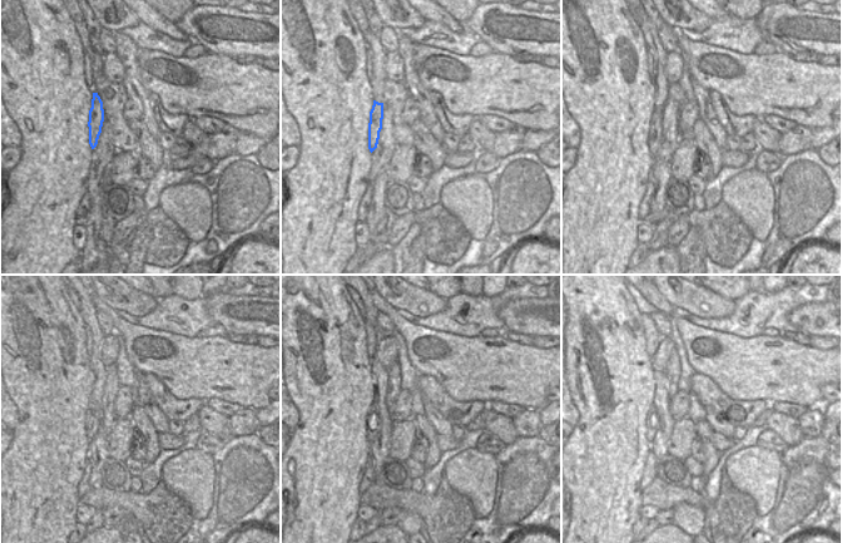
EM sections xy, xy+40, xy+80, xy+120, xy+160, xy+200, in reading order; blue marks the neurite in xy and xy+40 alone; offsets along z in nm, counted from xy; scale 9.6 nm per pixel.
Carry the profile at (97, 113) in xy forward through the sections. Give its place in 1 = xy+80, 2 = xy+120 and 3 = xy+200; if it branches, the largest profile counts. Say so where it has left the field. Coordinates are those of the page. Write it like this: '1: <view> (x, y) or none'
1: xy+80 (655, 127)
2: xy+120 (94, 413)
3: xy+200 (653, 421)

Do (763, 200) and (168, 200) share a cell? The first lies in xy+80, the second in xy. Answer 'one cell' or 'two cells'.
one cell

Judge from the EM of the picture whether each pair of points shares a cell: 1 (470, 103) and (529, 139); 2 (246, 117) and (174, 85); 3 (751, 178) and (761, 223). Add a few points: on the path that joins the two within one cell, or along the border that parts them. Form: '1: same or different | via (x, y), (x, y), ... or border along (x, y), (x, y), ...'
1: different | border along (526, 129), (548, 131)
2: same | via (228, 99), (216, 87), (192, 87)
3: same | via (751, 189), (751, 197), (757, 212)

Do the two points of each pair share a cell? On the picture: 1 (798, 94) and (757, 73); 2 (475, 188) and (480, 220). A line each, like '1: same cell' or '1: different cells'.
1: same cell
2: same cell

